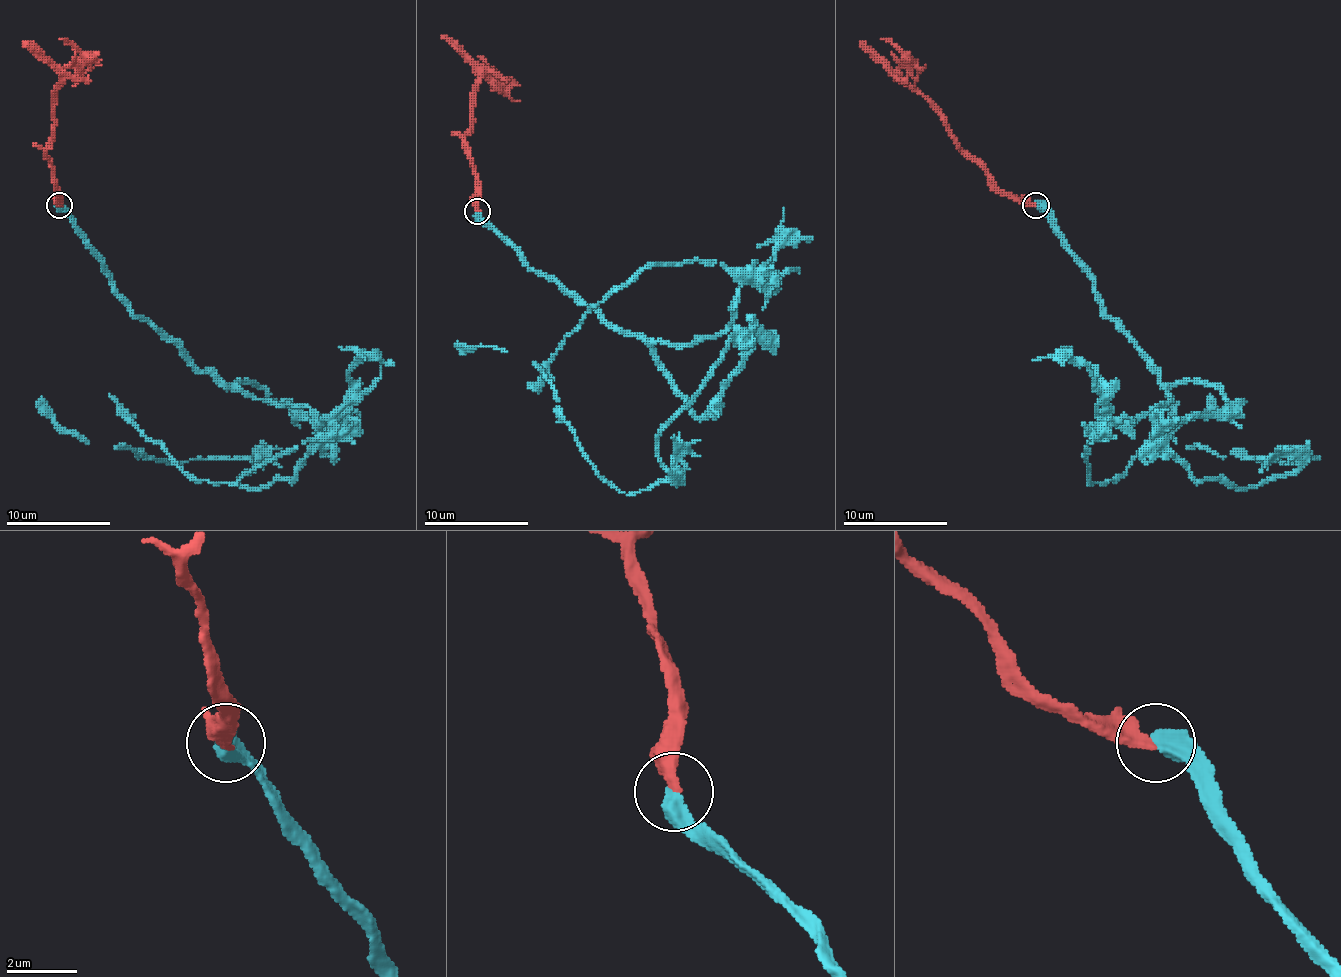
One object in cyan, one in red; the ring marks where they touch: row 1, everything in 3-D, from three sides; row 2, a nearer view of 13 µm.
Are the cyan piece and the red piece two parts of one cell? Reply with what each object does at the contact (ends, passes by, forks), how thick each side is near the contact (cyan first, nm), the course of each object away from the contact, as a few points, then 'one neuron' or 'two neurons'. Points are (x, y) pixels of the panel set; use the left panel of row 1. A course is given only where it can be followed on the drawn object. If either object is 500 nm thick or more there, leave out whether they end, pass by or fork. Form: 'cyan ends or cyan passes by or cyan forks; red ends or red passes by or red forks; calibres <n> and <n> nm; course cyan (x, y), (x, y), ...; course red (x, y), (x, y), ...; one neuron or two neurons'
calibres 500 and 280 nm; course cyan (59, 206), (114, 295), (198, 368), (328, 428), (260, 488), (247, 459), (86, 443), (41, 396); course red (59, 206), (46, 154), (54, 120), (54, 88), (65, 78), (65, 70), (80, 57), (59, 39); one neuron

